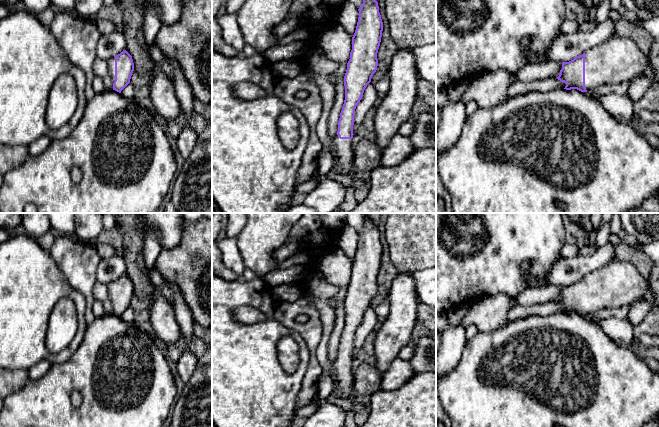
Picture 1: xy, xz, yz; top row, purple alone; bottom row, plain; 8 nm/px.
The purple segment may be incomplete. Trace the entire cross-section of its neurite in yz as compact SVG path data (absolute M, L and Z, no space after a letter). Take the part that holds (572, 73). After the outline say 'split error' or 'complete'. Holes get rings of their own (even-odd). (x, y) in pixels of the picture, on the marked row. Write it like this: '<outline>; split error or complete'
M615 35L573 60L562 62L557 79L566 84L566 90L588 92L601 85L631 81L648 66L649 58L632 39Z; split error

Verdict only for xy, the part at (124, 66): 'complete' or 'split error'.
split error

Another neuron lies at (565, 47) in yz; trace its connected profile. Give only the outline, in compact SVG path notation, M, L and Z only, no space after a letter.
M609 17L596 23L592 31L577 31L571 34L561 33L555 37L546 50L546 60L569 62L586 50L599 45L616 35L615 22Z

